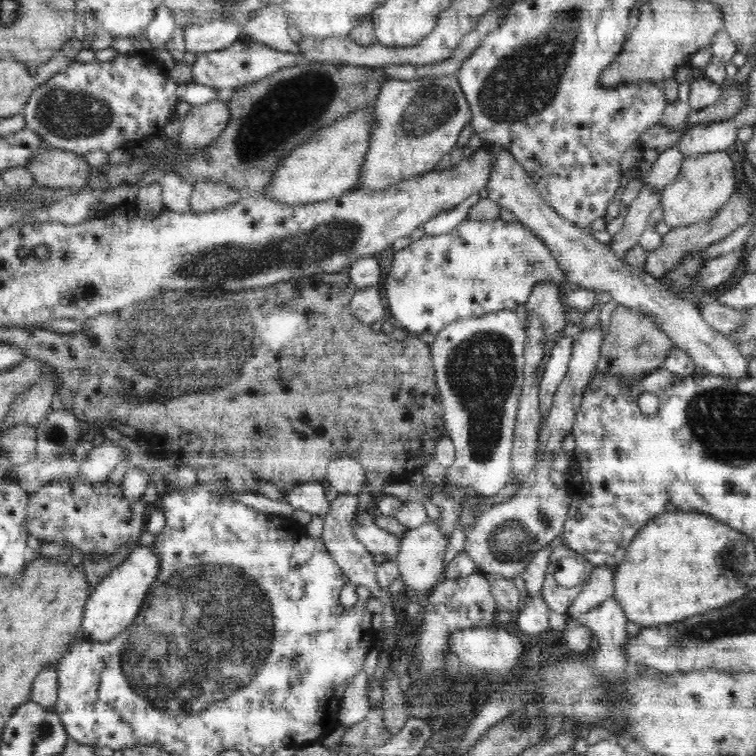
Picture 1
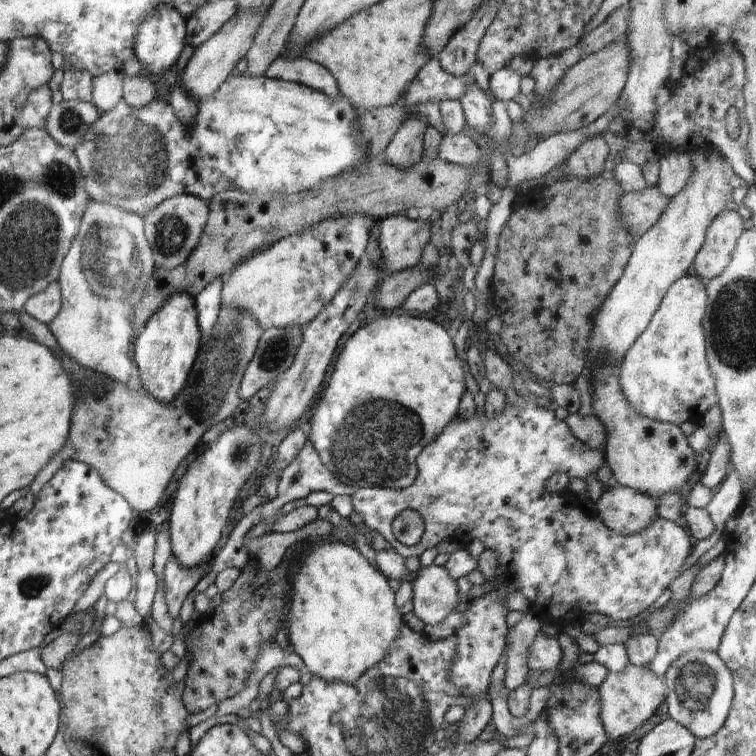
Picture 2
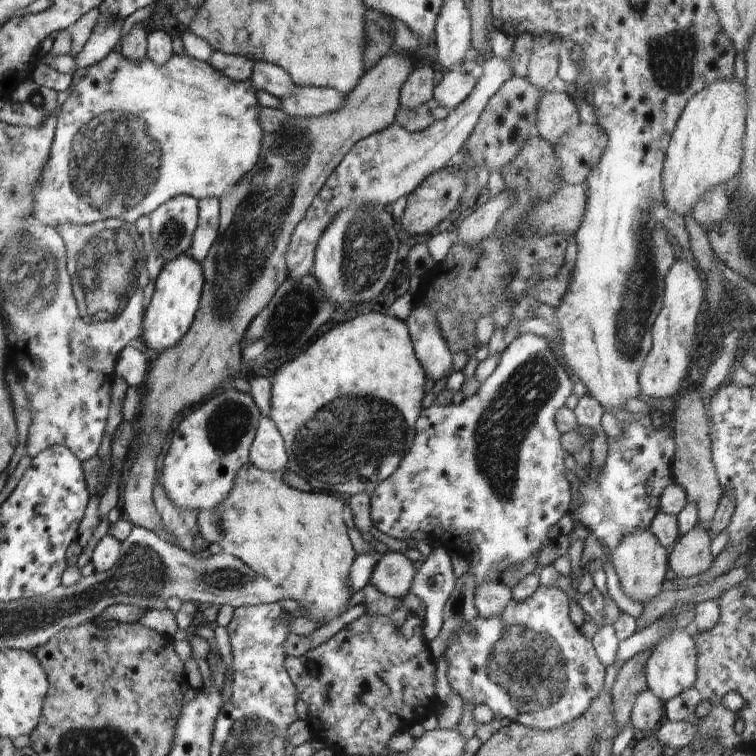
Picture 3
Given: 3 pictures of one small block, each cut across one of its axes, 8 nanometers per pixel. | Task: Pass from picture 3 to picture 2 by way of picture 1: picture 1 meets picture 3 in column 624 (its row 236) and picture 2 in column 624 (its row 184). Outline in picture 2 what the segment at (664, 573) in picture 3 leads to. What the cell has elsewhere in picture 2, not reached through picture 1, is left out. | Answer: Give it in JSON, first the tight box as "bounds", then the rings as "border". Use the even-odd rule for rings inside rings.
{"bounds":[595,487,658,535],"border":[[[630,487],[606,488],[595,503],[604,526],[621,535],[644,532],[658,516],[656,498]]]}

